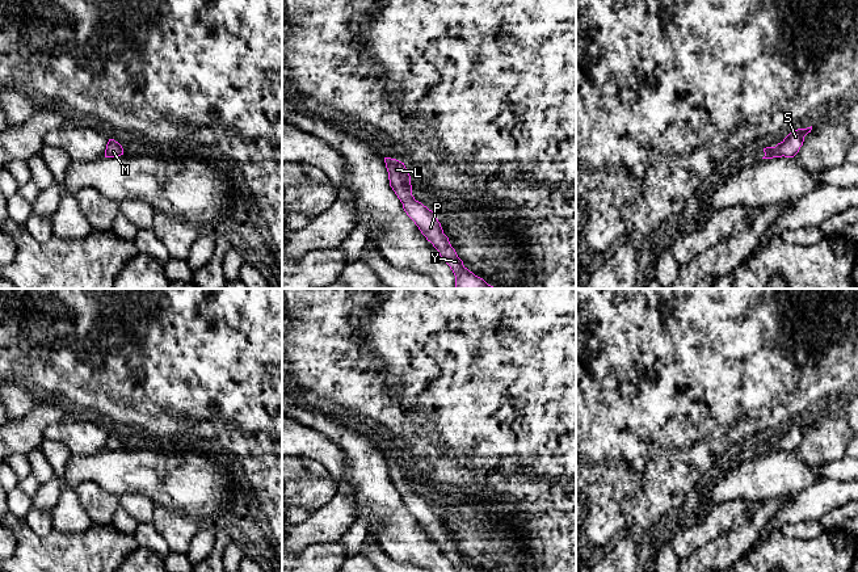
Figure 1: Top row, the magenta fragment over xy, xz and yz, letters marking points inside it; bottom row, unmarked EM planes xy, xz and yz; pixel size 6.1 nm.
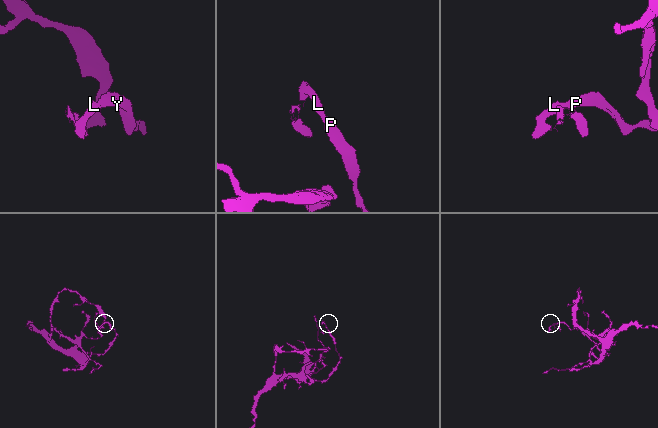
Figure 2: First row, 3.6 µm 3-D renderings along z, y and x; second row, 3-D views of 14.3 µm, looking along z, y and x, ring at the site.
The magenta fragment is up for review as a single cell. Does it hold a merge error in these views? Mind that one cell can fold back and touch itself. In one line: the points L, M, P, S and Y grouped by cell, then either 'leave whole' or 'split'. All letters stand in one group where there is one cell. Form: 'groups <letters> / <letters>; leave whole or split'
groups L M P S Y; leave whole

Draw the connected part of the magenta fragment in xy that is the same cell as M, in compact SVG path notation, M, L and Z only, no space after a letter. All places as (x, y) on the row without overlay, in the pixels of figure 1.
M109 433L105 443L105 451L118 451L121 449L123 449L122 439L114 433Z

